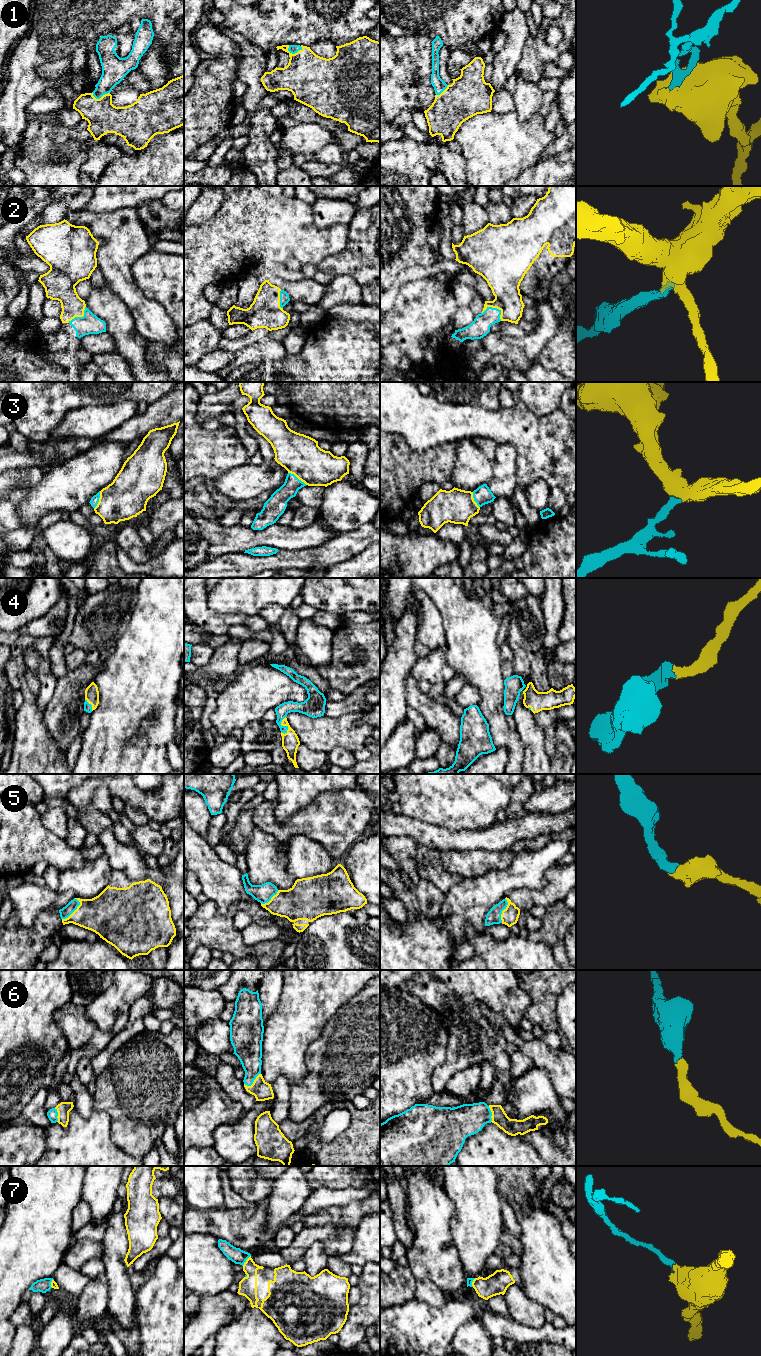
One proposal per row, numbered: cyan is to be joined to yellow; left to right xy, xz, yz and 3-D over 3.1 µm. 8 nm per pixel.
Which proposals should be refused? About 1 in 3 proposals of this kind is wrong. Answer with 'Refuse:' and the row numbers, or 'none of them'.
Refuse: none of them

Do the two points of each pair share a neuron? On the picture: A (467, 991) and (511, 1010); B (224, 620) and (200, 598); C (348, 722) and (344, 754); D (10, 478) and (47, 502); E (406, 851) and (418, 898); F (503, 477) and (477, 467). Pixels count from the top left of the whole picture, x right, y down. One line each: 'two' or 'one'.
A: one
B: one
C: two
D: two
E: one
F: two

